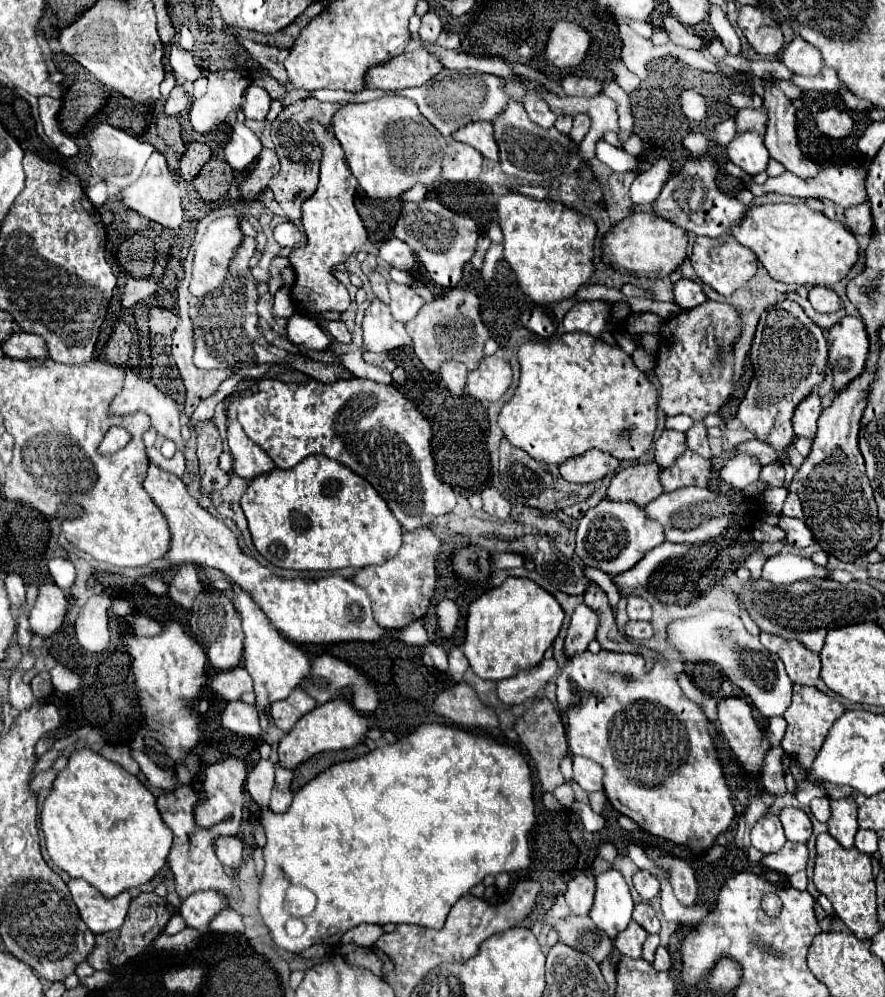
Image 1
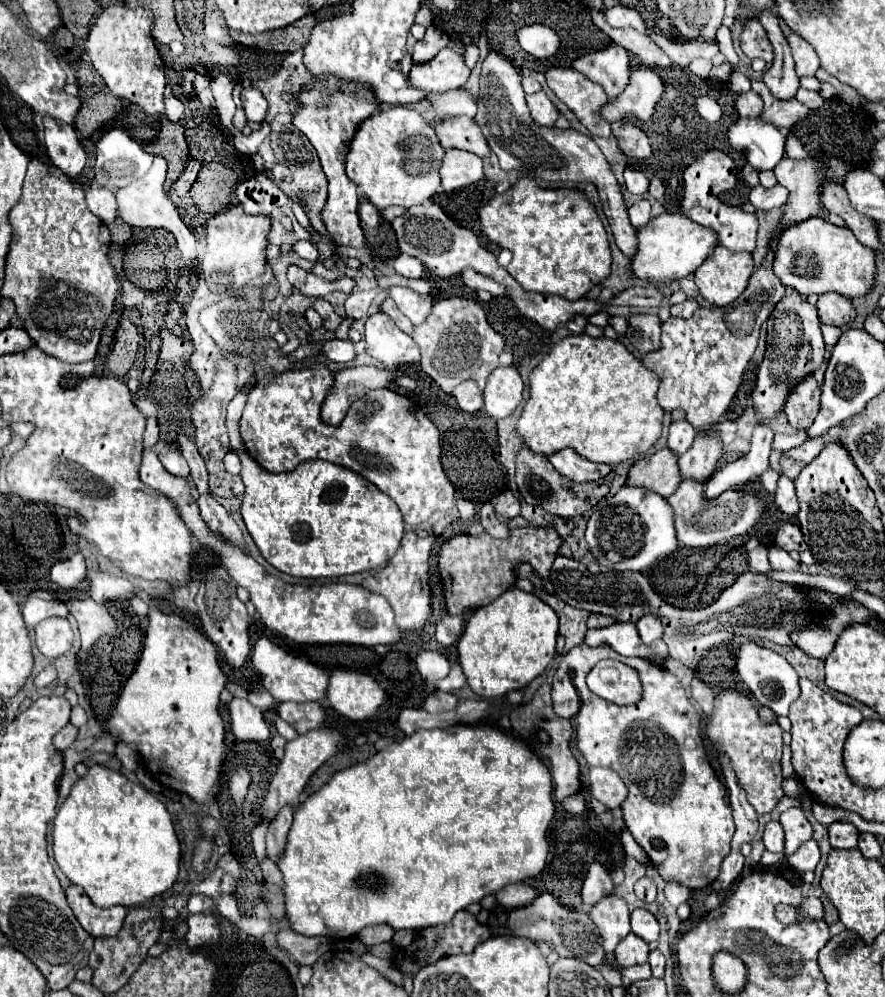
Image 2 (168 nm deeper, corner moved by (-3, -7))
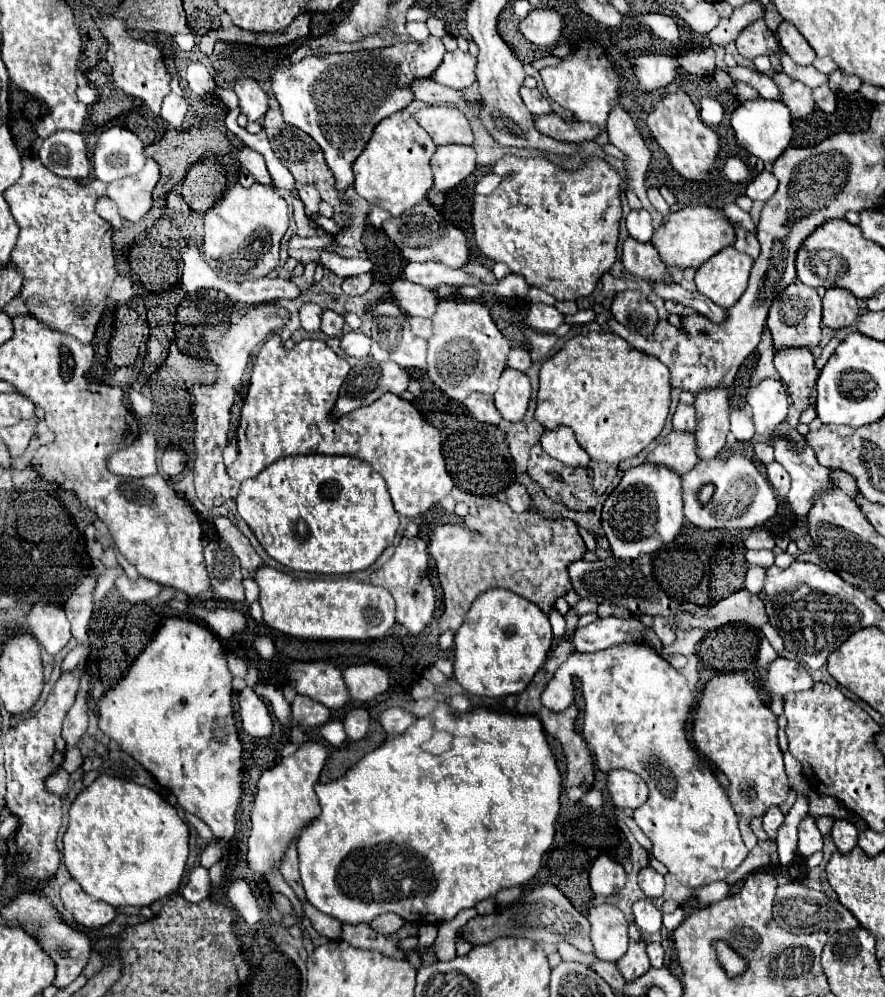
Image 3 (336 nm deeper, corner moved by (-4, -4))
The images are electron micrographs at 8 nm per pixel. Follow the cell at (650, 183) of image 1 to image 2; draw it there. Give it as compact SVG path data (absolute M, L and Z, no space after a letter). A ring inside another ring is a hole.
M640 198L636 200L630 208L628 208L628 216L630 216L630 222L636 230L644 228L648 222L650 222L650 202L646 198Z

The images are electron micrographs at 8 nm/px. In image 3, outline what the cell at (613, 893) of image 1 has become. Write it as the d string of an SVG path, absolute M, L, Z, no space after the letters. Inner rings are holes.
M603 903L589 909L591 941L597 959L619 961L627 951L627 919L615 905Z

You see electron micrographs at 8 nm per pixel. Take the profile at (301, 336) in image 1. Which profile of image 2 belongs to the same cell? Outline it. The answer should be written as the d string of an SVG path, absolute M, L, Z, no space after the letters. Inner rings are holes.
M328 340L322 348L322 352L326 354L326 358L330 358L332 362L350 362L354 356L356 356L356 350L354 350L354 344L350 340Z

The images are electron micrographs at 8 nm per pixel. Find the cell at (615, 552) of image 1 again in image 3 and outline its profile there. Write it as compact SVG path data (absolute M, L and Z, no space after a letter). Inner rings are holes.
M653 463L629 469L607 497L601 511L601 529L611 545L613 557L617 559L637 559L639 555L659 553L677 539L683 521L679 475L671 475L667 467L655 467Z

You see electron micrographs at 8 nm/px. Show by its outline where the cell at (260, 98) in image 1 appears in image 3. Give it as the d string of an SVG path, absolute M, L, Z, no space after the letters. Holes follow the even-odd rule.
M239 79L235 83L235 93L239 97L239 107L249 121L259 121L267 111L267 93L253 79Z

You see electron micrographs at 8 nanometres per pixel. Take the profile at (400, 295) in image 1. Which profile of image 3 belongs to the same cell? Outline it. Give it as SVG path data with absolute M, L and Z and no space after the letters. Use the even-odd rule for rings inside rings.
M395 279L391 283L391 293L399 307L409 315L417 317L431 317L437 307L437 297L433 291L419 287L407 279Z

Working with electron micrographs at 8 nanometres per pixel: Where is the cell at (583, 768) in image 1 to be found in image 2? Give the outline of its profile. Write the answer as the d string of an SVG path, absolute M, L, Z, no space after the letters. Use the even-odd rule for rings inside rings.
M590 768L590 784L592 796L606 804L610 810L620 808L626 800L626 784L622 784L622 778L610 768Z

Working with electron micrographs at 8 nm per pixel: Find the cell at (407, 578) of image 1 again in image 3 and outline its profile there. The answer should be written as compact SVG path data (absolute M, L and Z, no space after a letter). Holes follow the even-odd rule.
M403 537L395 549L395 555L371 575L373 585L385 587L393 595L397 603L397 621L405 625L411 633L421 633L431 621L435 611L435 595L427 577L427 567L429 567L427 541L423 541L421 537L411 537L411 539Z

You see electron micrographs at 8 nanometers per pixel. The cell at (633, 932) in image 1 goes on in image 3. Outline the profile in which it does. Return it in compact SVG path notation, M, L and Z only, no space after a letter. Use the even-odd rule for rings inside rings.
M633 923L629 925L629 949L617 961L617 967L627 981L633 981L633 979L641 977L651 967L649 957L647 957L647 943L645 943L641 931Z

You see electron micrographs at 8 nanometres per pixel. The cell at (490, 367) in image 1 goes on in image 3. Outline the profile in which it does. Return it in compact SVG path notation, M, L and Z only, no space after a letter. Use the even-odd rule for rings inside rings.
M507 367L499 379L499 389L495 391L495 407L503 419L515 423L521 421L531 395L529 377L523 371Z

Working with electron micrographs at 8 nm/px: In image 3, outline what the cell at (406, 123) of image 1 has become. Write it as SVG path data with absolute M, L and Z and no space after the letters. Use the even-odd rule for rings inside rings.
M397 111L375 127L365 151L359 155L359 159L355 159L353 187L371 205L379 205L393 217L399 217L403 211L423 201L433 187L429 161L435 151L437 145L427 135L427 131L423 131L423 127L411 115Z

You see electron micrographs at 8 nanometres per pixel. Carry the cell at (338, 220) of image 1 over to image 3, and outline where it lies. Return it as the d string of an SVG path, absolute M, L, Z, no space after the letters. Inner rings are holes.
M429 35L423 43L411 41L385 49L307 57L291 67L275 71L271 89L281 105L283 119L313 137L323 149L325 161L335 175L335 189L339 193L339 209L345 225L351 223L351 205L345 199L345 191L353 187L351 163L367 145L373 127L413 101L409 91L411 79L431 77L443 55L445 47L441 39Z

